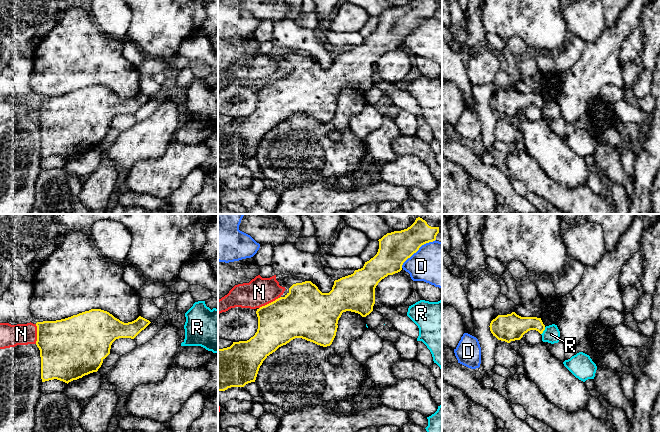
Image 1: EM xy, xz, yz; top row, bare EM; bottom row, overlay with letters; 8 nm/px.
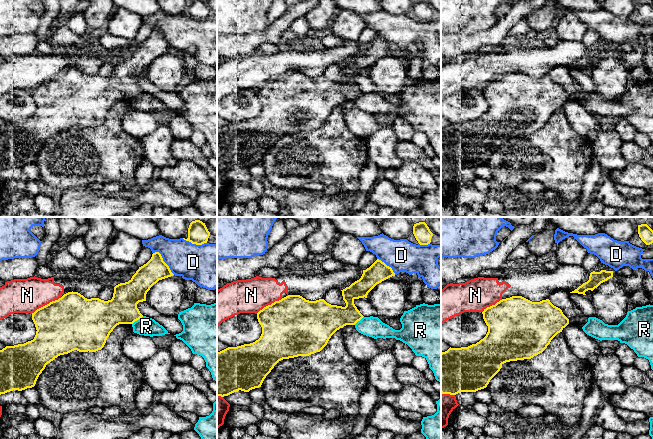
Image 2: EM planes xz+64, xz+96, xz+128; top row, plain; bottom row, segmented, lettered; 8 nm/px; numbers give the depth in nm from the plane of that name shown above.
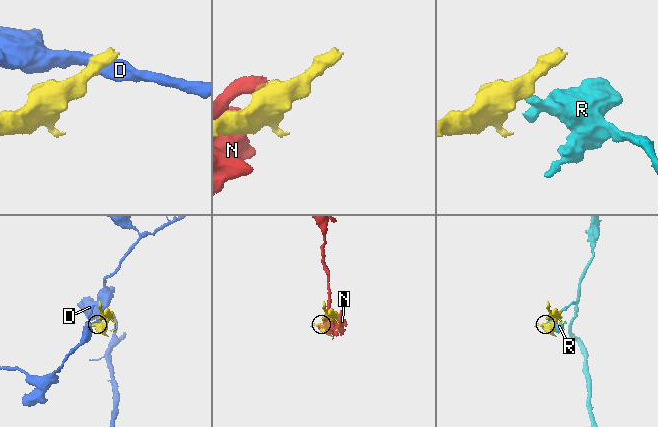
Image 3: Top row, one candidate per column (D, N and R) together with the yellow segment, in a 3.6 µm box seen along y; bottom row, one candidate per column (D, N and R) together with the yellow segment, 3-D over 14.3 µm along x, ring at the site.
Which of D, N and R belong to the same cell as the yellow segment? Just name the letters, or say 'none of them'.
none of them

